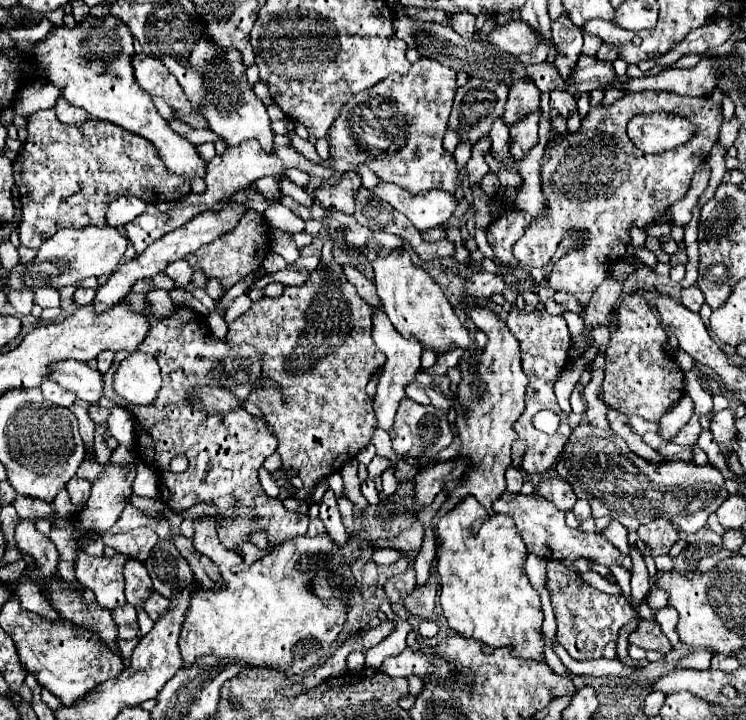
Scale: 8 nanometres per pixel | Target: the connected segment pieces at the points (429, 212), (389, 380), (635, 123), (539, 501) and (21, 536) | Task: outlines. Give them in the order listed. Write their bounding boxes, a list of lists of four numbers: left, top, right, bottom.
[[372,181,458,231],[372,309,422,437],[628,112,698,153],[494,491,632,573],[14,521,58,585]]

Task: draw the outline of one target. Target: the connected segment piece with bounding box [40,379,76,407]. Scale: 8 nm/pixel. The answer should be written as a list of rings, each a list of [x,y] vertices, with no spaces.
[[[46,379],[46,383],[42,383],[42,393],[48,401],[52,401],[54,405],[60,405],[60,407],[70,407],[74,401],[76,401],[76,393],[74,391],[68,391],[64,387],[60,387],[58,383]]]

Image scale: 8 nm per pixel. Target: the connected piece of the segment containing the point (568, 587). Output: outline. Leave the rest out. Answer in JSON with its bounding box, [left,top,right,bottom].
[546,561,636,661]

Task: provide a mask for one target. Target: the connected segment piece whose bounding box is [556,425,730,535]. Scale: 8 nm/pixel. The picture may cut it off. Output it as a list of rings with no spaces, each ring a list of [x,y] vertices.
[[[578,425],[572,431],[558,457],[556,471],[572,485],[578,499],[586,499],[592,505],[592,517],[610,515],[626,525],[632,535],[640,525],[658,517],[670,519],[684,533],[696,533],[706,525],[708,515],[730,495],[718,467],[710,463],[696,465],[692,461],[648,463],[634,455],[618,435],[594,425]]]

